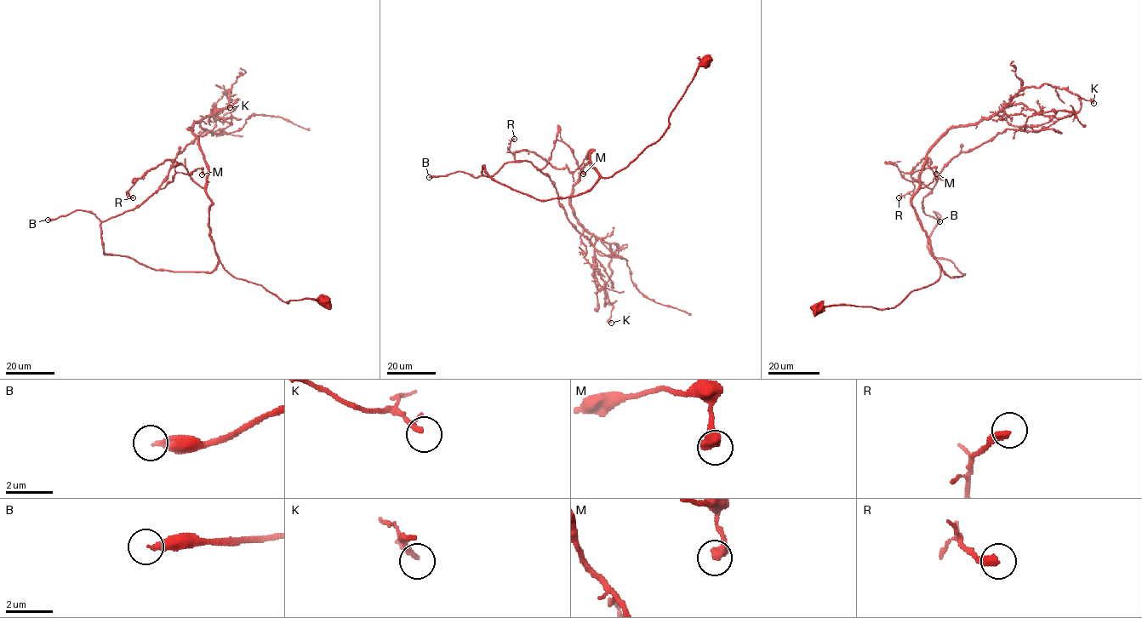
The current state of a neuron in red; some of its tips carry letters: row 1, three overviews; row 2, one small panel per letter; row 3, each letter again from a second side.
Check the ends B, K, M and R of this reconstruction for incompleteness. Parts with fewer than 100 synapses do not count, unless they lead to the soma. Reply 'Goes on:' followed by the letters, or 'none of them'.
Goes on: B

